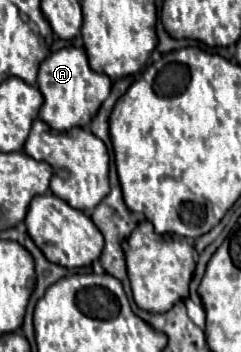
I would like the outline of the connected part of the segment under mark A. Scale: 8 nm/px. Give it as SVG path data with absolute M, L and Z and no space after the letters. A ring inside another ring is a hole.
M61 48L39 66L37 88L41 90L45 102L41 106L39 118L49 124L53 130L65 132L73 126L87 126L91 118L97 114L99 106L105 102L111 90L111 80L87 64L87 54L81 48ZM43 86L43 88L41 88Z

